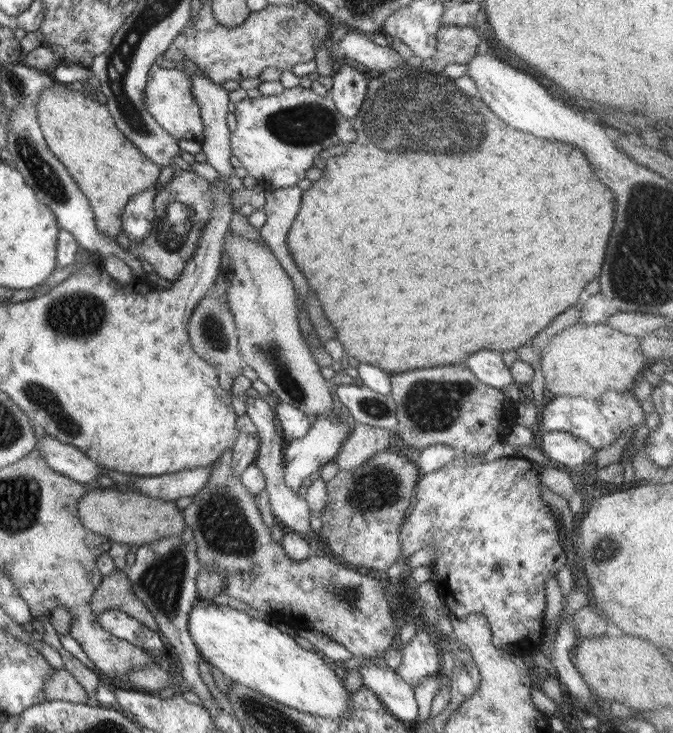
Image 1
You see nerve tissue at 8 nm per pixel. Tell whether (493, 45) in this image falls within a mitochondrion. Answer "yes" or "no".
no

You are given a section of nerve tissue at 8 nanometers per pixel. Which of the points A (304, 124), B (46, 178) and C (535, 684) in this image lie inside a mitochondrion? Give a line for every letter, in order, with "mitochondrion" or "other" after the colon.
A: mitochondrion
B: mitochondrion
C: other

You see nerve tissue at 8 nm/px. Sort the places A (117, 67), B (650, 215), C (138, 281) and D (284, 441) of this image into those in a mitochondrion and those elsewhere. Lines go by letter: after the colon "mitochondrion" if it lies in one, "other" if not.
A: mitochondrion
B: mitochondrion
C: other
D: other

